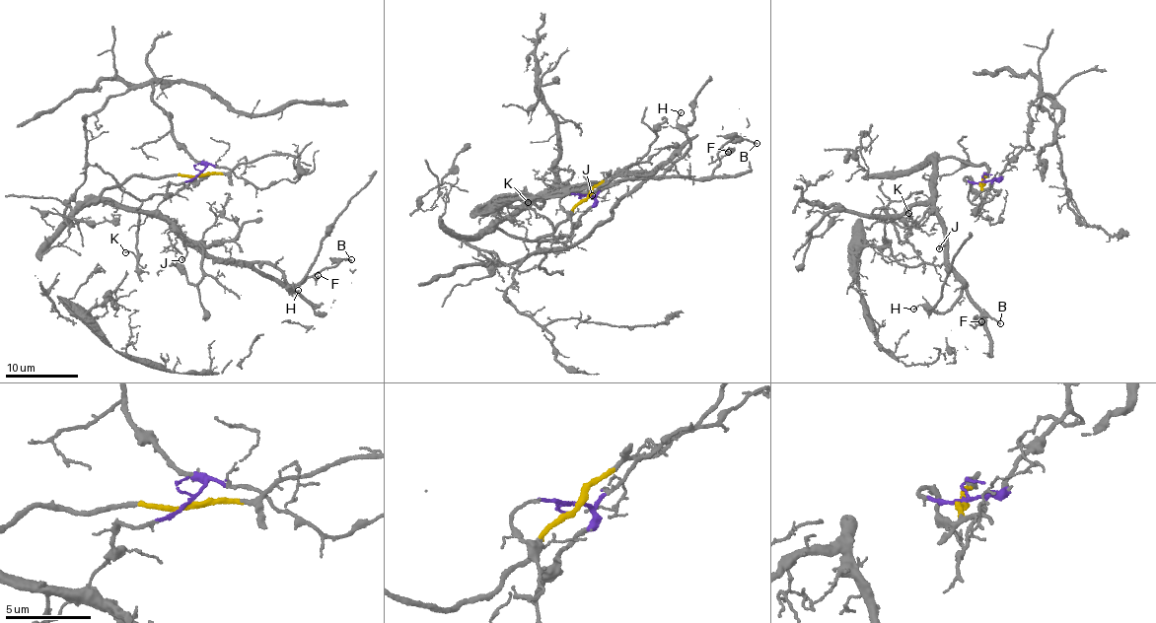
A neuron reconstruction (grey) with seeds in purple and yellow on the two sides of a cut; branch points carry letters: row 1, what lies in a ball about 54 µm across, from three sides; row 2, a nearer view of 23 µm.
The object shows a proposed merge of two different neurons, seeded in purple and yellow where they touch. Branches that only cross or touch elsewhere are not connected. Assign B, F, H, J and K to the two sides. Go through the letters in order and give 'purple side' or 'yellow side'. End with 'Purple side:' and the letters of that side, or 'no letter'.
B: yellow side
F: yellow side
H: yellow side
J: yellow side
K: yellow side
Purple side: no letter

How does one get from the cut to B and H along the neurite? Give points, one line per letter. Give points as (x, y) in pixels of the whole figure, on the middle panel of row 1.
B: (587, 196), (536, 240), (506, 236), (497, 227), (558, 188), (703, 178), (733, 137), (758, 143)
H: (587, 196), (536, 240), (497, 227), (558, 188), (595, 191), (663, 173), (689, 147), (681, 111)

